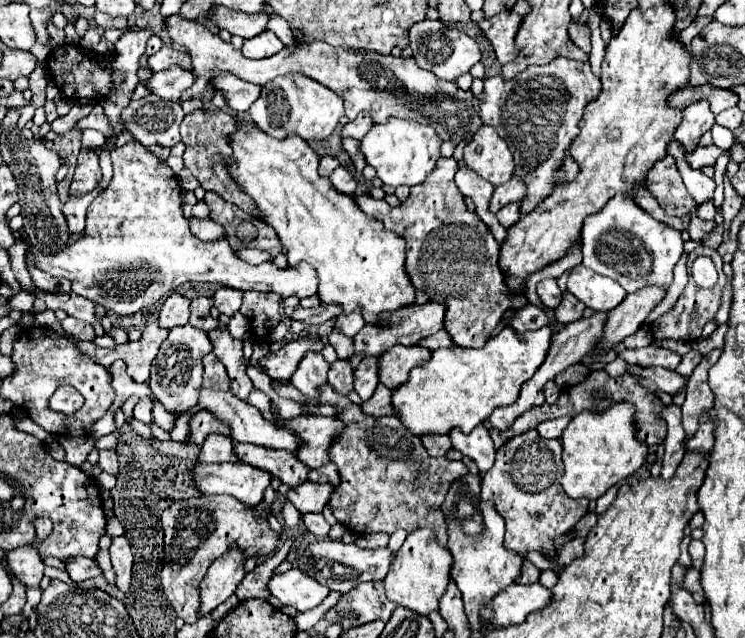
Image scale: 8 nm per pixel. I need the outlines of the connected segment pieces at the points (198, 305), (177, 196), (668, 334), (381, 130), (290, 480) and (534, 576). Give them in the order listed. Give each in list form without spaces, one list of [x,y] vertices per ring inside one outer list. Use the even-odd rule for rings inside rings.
[[[195,297],[195,299],[191,299],[191,317],[189,317],[189,323],[193,327],[205,329],[205,331],[211,331],[211,329],[217,329],[217,327],[226,328],[227,325],[213,319],[209,315],[211,307],[213,307],[213,299],[211,297]]]
[[[129,141],[127,145],[113,149],[111,159],[113,159],[113,179],[109,187],[101,191],[87,209],[87,227],[85,227],[85,235],[81,237],[87,243],[123,243],[125,241],[125,245],[129,245],[125,255],[133,259],[133,265],[147,267],[151,273],[159,273],[161,277],[167,277],[169,293],[183,283],[217,283],[217,285],[225,285],[225,287],[233,287],[241,291],[251,291],[251,289],[273,291],[281,297],[295,295],[299,299],[311,297],[317,293],[317,273],[313,271],[309,263],[299,263],[297,267],[287,267],[287,269],[275,267],[271,261],[265,261],[261,265],[249,265],[233,253],[229,241],[223,239],[223,241],[203,243],[201,239],[197,239],[191,233],[189,223],[181,213],[181,187],[179,187],[179,181],[175,179],[175,173],[165,161],[155,157],[153,151],[145,149],[143,145],[137,145],[137,141]]]
[[[697,247],[695,251],[689,253],[689,257],[687,257],[687,267],[691,267],[691,263],[695,261],[697,255],[709,255],[709,257],[715,261],[719,273],[719,283],[717,283],[717,287],[713,287],[713,289],[699,289],[699,287],[695,285],[695,281],[689,279],[685,291],[679,295],[677,303],[673,305],[673,309],[667,311],[663,317],[659,317],[657,321],[651,323],[651,333],[653,333],[655,339],[677,339],[677,341],[693,343],[693,341],[697,341],[697,339],[701,337],[703,325],[705,325],[707,321],[715,319],[715,313],[717,313],[719,305],[721,305],[723,287],[725,287],[725,283],[727,283],[727,275],[723,273],[723,259],[721,259],[721,255],[719,255],[715,249]]]
[[[389,117],[387,123],[375,123],[367,135],[361,139],[361,153],[365,155],[365,161],[375,167],[377,177],[391,187],[399,185],[419,185],[427,179],[427,175],[435,169],[437,159],[441,157],[439,147],[441,139],[429,125],[419,125],[415,121],[405,121],[399,117]]]
[[[235,443],[235,451],[243,463],[273,473],[273,477],[277,477],[281,483],[289,487],[297,487],[309,479],[309,467],[297,461],[293,453],[265,449],[259,445],[241,445],[241,443]]]
[[[523,561],[521,577],[517,581],[519,583],[535,583],[535,581],[539,581],[539,577],[541,577],[541,571],[531,561]]]

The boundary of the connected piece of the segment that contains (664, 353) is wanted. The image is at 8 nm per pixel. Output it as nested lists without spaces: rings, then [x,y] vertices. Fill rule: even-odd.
[[[643,347],[643,349],[625,349],[619,353],[621,359],[627,359],[631,365],[639,365],[643,369],[647,367],[665,367],[665,369],[675,369],[681,363],[681,357],[669,349],[661,347]]]

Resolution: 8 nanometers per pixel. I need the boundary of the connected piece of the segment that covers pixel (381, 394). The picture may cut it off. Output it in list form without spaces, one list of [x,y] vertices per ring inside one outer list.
[[[379,383],[373,397],[363,401],[361,407],[369,415],[391,415],[391,411],[395,409],[391,403],[391,397],[393,397],[393,391],[389,387],[385,387],[383,383]]]

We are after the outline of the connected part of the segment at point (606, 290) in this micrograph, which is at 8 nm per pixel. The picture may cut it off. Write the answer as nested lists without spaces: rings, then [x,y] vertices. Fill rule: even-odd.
[[[577,265],[573,269],[567,281],[567,289],[593,311],[609,311],[617,303],[621,303],[623,297],[627,295],[617,281],[609,277],[601,277],[585,269],[583,265]]]

